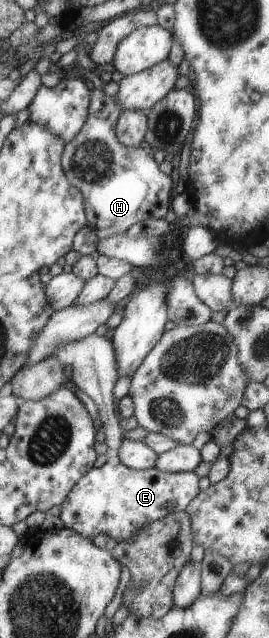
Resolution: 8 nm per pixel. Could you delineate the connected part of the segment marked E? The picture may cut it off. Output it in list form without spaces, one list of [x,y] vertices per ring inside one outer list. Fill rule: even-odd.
[[[110,453],[105,465],[91,468],[71,488],[60,504],[60,518],[65,527],[85,538],[93,539],[103,534],[117,542],[129,542],[143,526],[149,526],[171,511],[185,511],[201,490],[199,479],[195,472],[163,472],[156,467],[133,470],[125,466],[115,453]]]

